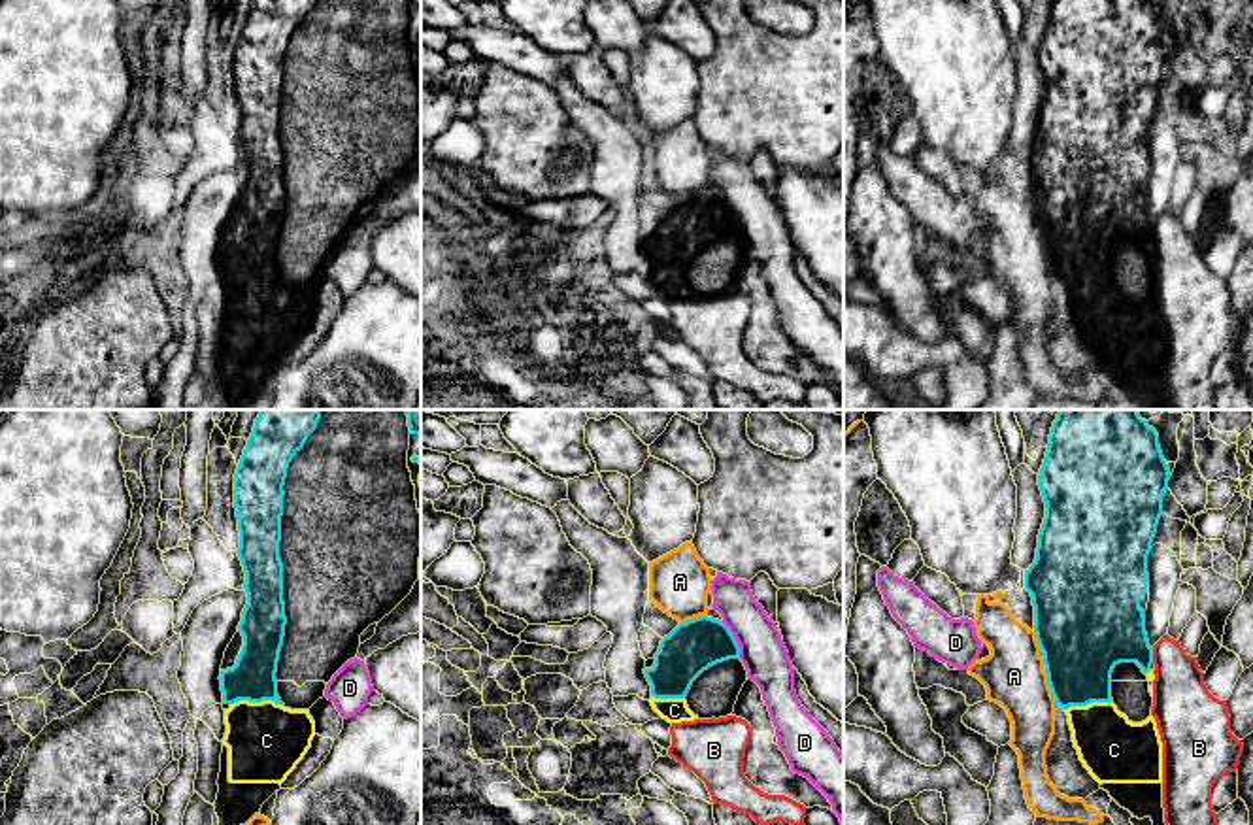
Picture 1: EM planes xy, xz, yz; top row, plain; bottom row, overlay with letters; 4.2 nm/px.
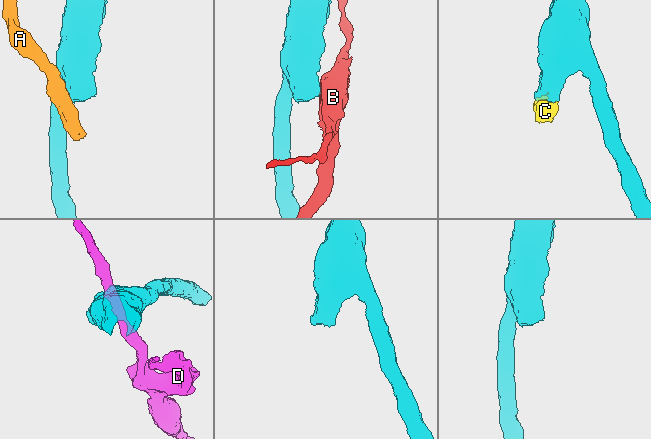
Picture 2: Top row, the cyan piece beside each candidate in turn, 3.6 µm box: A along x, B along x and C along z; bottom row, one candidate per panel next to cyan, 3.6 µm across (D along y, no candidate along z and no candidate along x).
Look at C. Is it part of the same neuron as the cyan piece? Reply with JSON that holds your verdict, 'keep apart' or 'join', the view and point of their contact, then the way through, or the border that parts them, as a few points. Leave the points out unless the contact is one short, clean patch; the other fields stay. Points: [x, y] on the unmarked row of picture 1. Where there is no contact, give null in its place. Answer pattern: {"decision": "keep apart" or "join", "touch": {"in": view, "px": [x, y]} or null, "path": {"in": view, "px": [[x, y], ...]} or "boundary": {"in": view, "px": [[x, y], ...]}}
{"decision": "join", "touch": {"in": "xy", "px": [257, 278]}}

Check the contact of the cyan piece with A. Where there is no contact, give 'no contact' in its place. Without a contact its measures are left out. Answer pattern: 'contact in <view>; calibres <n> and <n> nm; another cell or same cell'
contact in yz; calibres 360 and 260 nm; another cell

